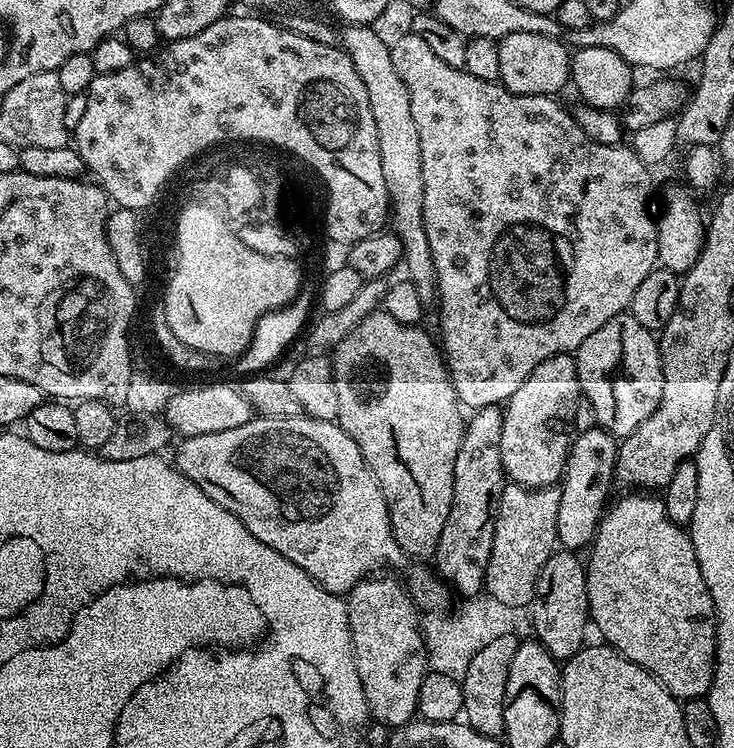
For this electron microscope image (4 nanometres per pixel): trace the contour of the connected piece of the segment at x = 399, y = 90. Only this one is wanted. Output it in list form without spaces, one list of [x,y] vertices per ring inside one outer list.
[[[353,24],[345,27],[342,32],[342,48],[348,53],[354,70],[358,70],[358,78],[362,78],[362,86],[366,86],[366,98],[370,98],[370,114],[374,114],[374,126],[378,130],[378,154],[382,158],[382,178],[384,189],[388,195],[390,209],[390,228],[403,242],[404,258],[402,268],[405,268],[407,279],[418,290],[425,302],[436,300],[436,271],[434,258],[430,254],[430,241],[426,238],[426,226],[422,218],[422,146],[418,138],[418,126],[414,126],[414,114],[410,114],[410,94],[406,90],[406,82],[394,70],[394,62],[390,58],[390,47],[380,41],[380,36],[372,26]]]

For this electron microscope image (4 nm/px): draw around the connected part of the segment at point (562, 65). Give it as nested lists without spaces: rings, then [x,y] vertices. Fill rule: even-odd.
[[[515,32],[498,41],[499,83],[519,96],[552,96],[570,84],[570,48],[563,39],[544,34]]]

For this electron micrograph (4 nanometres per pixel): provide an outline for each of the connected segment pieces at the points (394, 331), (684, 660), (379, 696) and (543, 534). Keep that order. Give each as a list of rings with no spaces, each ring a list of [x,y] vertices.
[[[377,310],[371,312],[366,318],[362,318],[362,322],[358,322],[358,326],[354,326],[354,330],[350,330],[342,338],[342,342],[338,342],[330,353],[332,374],[336,378],[336,389],[338,390],[338,414],[335,423],[340,425],[343,432],[350,434],[350,438],[354,438],[362,458],[368,463],[368,469],[371,470],[376,485],[379,486],[384,495],[394,538],[405,557],[408,558],[411,556],[431,557],[438,546],[438,538],[442,538],[442,526],[446,526],[446,518],[450,515],[450,502],[454,498],[454,462],[458,458],[458,450],[462,446],[466,423],[466,416],[462,411],[460,399],[452,385],[452,378],[448,375],[445,357],[442,355],[434,336],[434,341],[432,341],[431,334],[423,332],[422,329],[423,327],[415,324],[398,322],[396,318],[390,318],[390,314],[386,314],[383,310]]]
[[[624,496],[616,505],[605,511],[600,518],[600,524],[596,527],[596,537],[592,540],[590,551],[586,556],[586,571],[588,573],[588,614],[594,628],[601,632],[603,643],[617,648],[630,662],[642,666],[654,679],[660,683],[671,696],[683,702],[686,700],[699,700],[707,697],[714,670],[716,669],[716,611],[710,590],[702,578],[702,570],[698,566],[698,560],[694,554],[692,537],[681,525],[674,523],[666,514],[663,499],[656,496]]]
[[[373,574],[367,580],[360,580],[347,593],[348,625],[354,658],[358,666],[358,678],[362,678],[362,688],[366,694],[368,711],[373,721],[389,724],[392,730],[399,730],[417,715],[418,690],[430,669],[424,635],[421,632],[421,613],[418,611],[412,593],[403,583],[400,584],[388,574]]]
[[[505,483],[494,522],[494,546],[486,566],[484,592],[512,607],[528,608],[536,596],[542,566],[557,551],[559,487],[523,488]]]

